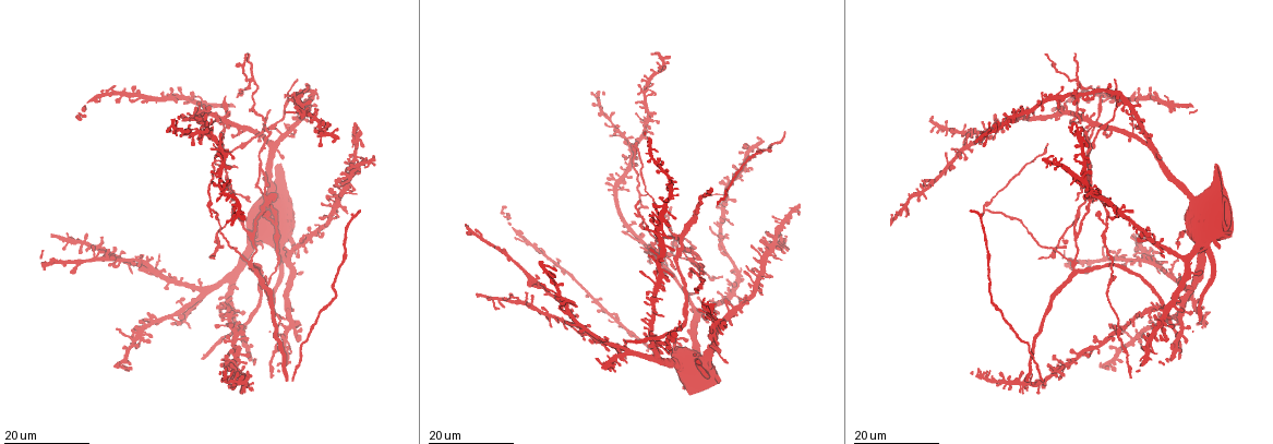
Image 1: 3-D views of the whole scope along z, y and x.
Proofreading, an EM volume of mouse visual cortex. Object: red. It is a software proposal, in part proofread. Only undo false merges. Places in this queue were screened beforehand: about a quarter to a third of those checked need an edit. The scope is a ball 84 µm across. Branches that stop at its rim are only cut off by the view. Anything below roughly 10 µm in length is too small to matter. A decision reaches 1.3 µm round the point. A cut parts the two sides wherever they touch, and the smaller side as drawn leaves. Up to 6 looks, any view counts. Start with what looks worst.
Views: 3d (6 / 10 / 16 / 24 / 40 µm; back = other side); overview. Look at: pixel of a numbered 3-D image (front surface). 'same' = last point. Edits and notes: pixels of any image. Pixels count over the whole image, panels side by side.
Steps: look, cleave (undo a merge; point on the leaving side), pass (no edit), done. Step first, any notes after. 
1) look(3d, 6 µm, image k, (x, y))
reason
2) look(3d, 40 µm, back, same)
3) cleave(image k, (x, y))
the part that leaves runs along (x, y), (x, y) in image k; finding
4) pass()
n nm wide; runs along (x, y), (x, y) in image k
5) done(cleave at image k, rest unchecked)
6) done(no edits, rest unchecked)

look(3d, 16 µm, image 1, (260, 171))

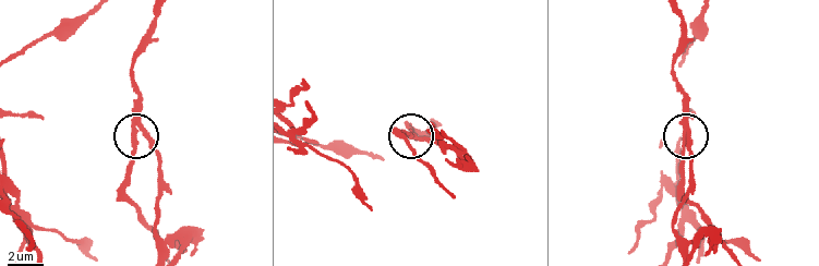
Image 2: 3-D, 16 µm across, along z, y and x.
look(3d, 6 µm, image 2, (410, 135))

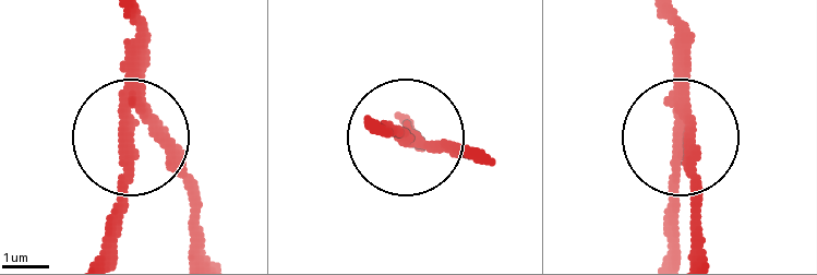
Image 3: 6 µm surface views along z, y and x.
look(3d, 6 µm, back, image 3, (678, 130))

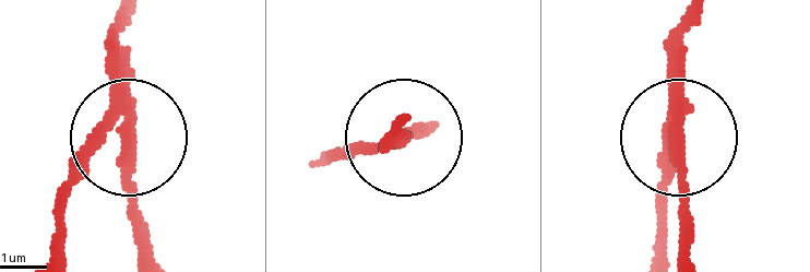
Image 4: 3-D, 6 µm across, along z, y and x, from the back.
cleave(image 4, (81, 158))
3 arms; the part that leaves runs along (119, 107), (69, 197), (61, 256) in image 4; two neurons meet here

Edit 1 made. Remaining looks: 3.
look(3d, 16 µm, image 1, (251, 110))
three-way junction

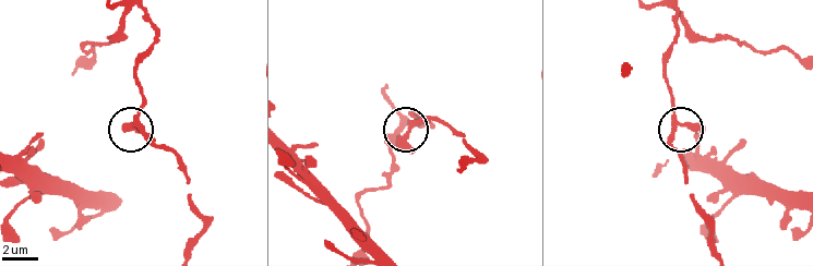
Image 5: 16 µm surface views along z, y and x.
look(3d, 10 µm, image 5, (137, 125))
closer look

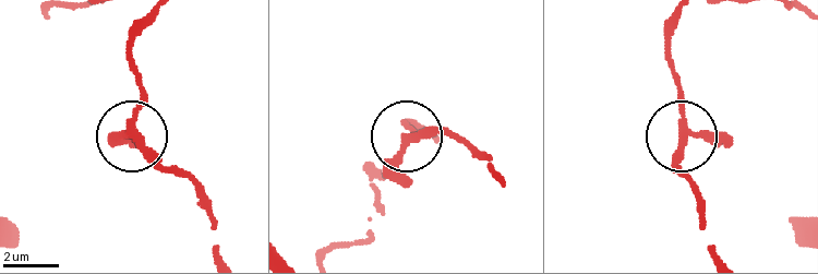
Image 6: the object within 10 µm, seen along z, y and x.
pass()
3 arms; runs along (500, 180), (491, 157), (448, 136), (406, 136), (413, 131) in image 6; all the same neuron

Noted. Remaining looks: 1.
done(cleave at image 4, rest unchecked)

